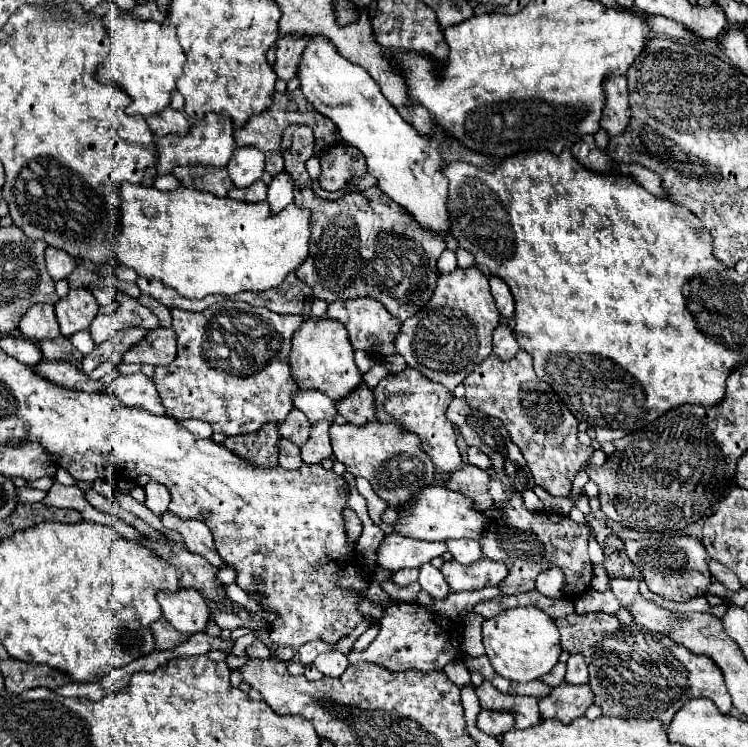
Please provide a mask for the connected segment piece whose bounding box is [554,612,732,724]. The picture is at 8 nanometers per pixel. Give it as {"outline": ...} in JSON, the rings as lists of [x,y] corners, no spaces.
{"outline":[[[606,612],[574,614],[554,622],[562,636],[562,648],[586,656],[590,688],[596,692],[596,704],[604,716],[658,718],[670,724],[672,716],[690,698],[710,698],[722,714],[732,710],[722,670],[718,670],[710,656],[698,656],[672,638],[646,632],[646,628],[638,628],[636,624],[624,628],[614,614]]]}

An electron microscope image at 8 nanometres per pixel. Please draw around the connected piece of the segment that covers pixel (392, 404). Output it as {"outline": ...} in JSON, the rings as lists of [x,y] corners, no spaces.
{"outline":[[[408,366],[398,374],[388,374],[386,378],[382,378],[380,384],[374,388],[374,396],[376,396],[378,422],[400,422],[406,430],[418,434],[422,440],[422,448],[434,460],[438,470],[442,470],[448,476],[462,464],[456,446],[454,424],[446,418],[446,408],[452,400],[450,390],[442,388],[442,384],[434,384],[418,370]]]}

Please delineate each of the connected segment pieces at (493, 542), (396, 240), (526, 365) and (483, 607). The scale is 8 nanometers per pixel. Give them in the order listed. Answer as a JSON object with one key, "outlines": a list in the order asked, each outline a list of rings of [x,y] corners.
{"outlines":[[[[510,492],[510,500],[504,508],[492,508],[490,524],[482,530],[480,546],[484,558],[504,562],[508,576],[498,586],[502,594],[522,594],[534,590],[536,576],[552,566],[564,572],[566,598],[578,598],[586,594],[592,580],[592,564],[588,558],[588,528],[576,524],[572,518],[554,512],[530,512],[524,506],[522,492]]],[[[288,126],[282,134],[280,152],[286,160],[286,172],[294,178],[294,204],[312,212],[312,252],[294,274],[312,288],[314,298],[336,302],[370,296],[382,302],[398,320],[416,314],[422,308],[422,302],[428,304],[438,280],[436,260],[446,250],[444,238],[422,228],[406,208],[394,204],[394,200],[384,196],[378,186],[358,194],[344,194],[338,200],[320,198],[312,188],[304,164],[314,156],[314,134],[308,126]]],[[[520,350],[512,360],[502,362],[490,354],[464,380],[464,386],[466,402],[472,408],[504,422],[512,442],[522,450],[536,486],[552,496],[568,496],[574,476],[582,468],[588,468],[594,448],[578,442],[578,420],[570,414],[566,404],[562,404],[556,392],[546,382],[538,380],[532,368],[532,356]]],[[[498,596],[498,598],[486,600],[486,602],[478,602],[478,604],[474,606],[474,610],[476,610],[480,616],[484,616],[484,618],[492,618],[492,616],[496,616],[498,612],[504,612],[506,608],[500,604],[500,596]]]]}

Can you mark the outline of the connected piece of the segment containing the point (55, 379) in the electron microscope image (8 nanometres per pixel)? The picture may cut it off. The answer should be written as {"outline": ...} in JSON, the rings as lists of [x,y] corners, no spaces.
{"outline":[[[44,360],[44,362],[34,366],[34,372],[38,372],[48,382],[70,388],[70,390],[82,390],[82,392],[104,390],[104,386],[98,380],[90,380],[80,368],[76,368],[70,362],[48,362],[48,360]]]}

